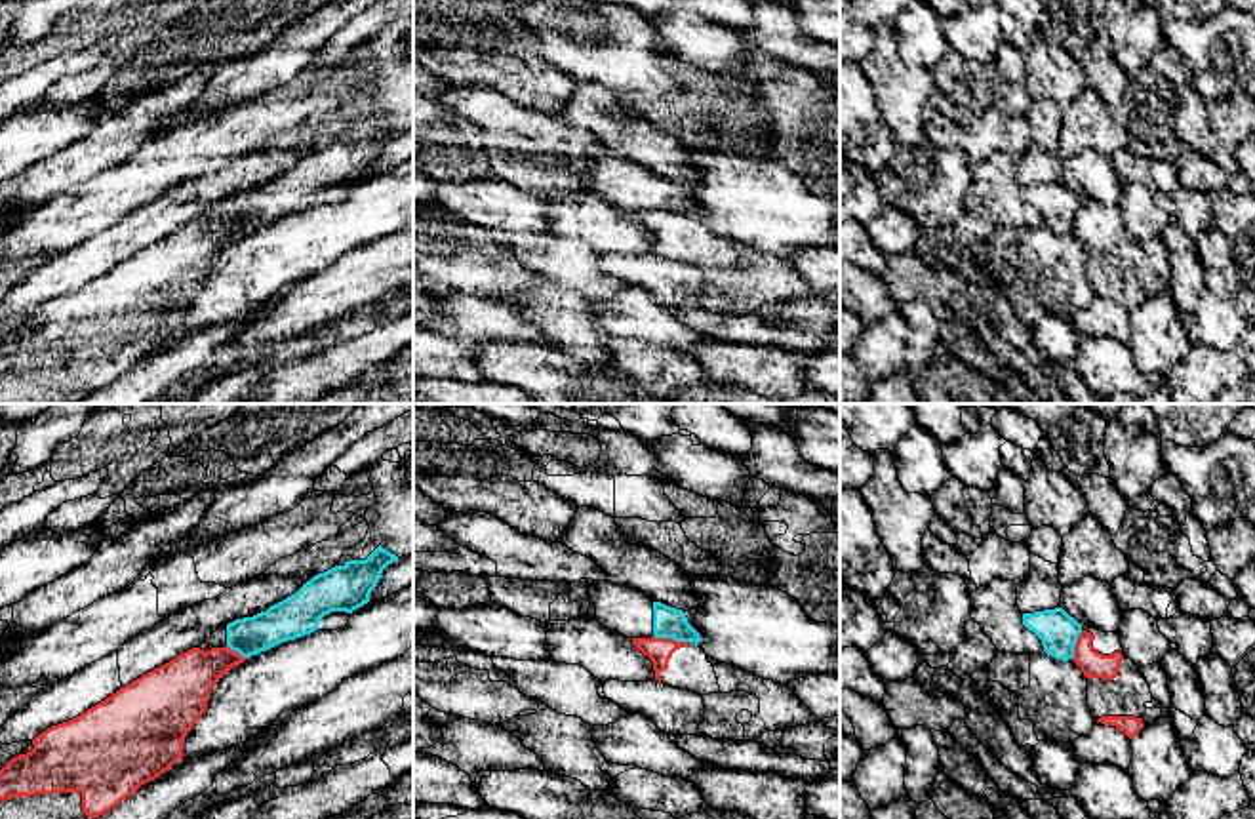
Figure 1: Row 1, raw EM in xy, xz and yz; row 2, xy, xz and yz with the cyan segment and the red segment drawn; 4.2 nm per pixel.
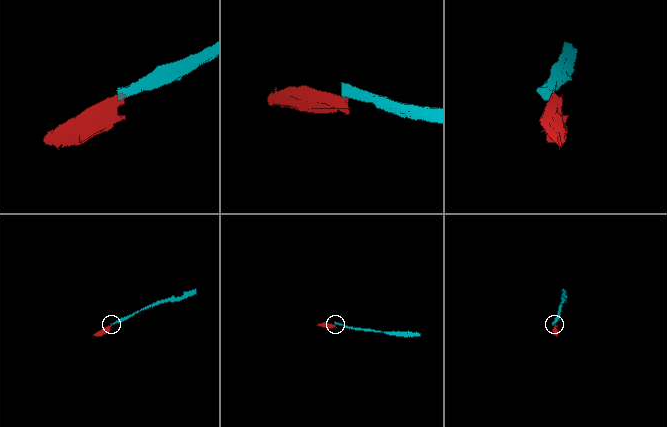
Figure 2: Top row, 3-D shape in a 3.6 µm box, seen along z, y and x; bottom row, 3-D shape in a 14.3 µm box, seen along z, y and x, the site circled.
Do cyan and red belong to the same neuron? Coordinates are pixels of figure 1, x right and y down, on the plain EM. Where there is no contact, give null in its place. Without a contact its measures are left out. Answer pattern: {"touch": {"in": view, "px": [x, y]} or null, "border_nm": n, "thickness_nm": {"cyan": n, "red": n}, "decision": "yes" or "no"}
{"touch": {"in": "xz", "px": [671, 210]}, "border_nm": 160, "thickness_nm": {"cyan": 130, "red": 110}, "decision": "no"}

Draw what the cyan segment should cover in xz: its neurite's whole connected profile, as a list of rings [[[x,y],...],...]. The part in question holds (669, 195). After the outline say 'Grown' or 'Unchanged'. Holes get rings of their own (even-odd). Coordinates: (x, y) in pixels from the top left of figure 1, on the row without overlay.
[[[653,175],[653,210],[676,215],[701,215],[701,208],[687,196],[682,183]]]. Unchanged

